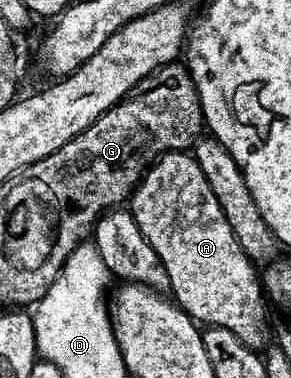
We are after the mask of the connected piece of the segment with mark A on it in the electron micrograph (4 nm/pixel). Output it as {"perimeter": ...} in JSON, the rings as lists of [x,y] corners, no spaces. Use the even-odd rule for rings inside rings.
{"perimeter":[[[188,151],[158,156],[131,193],[130,210],[166,269],[176,304],[201,326],[226,327],[246,347],[263,350],[266,297],[257,266],[242,251],[195,156]]]}

